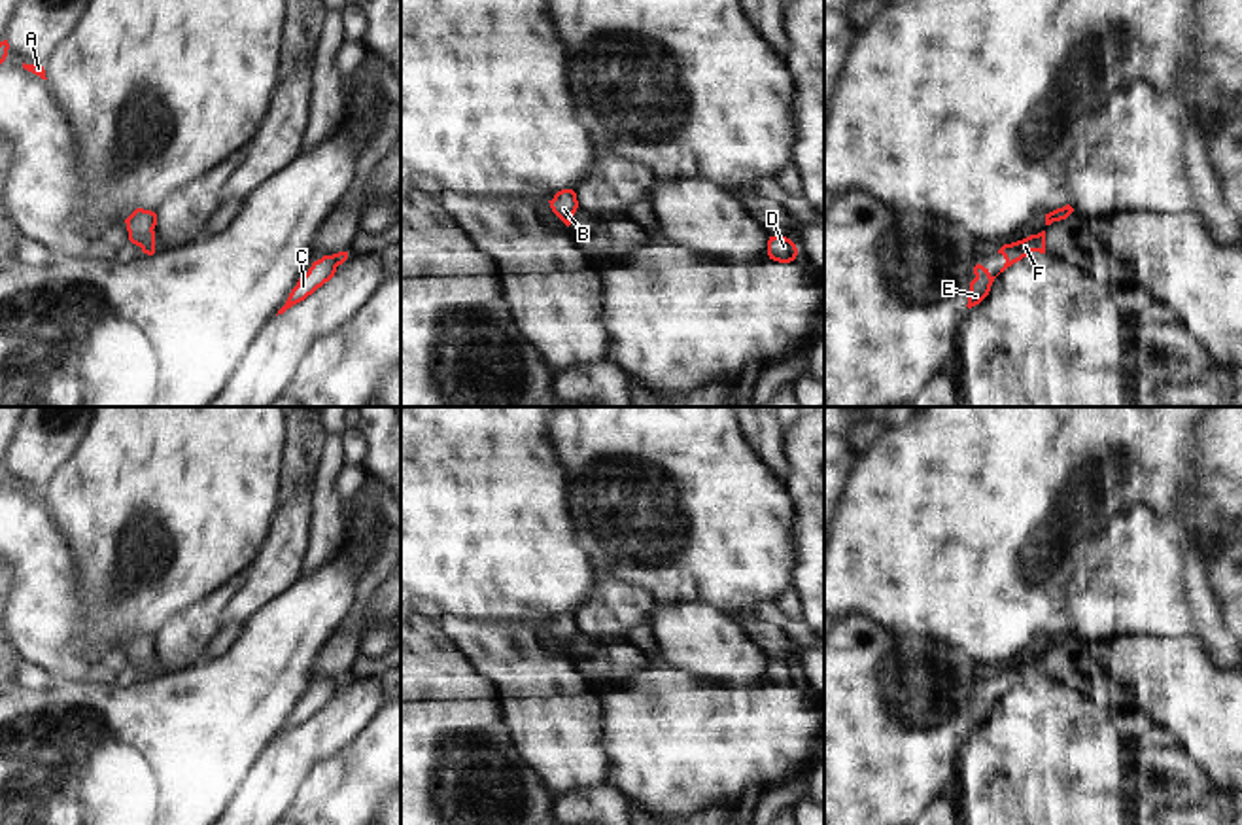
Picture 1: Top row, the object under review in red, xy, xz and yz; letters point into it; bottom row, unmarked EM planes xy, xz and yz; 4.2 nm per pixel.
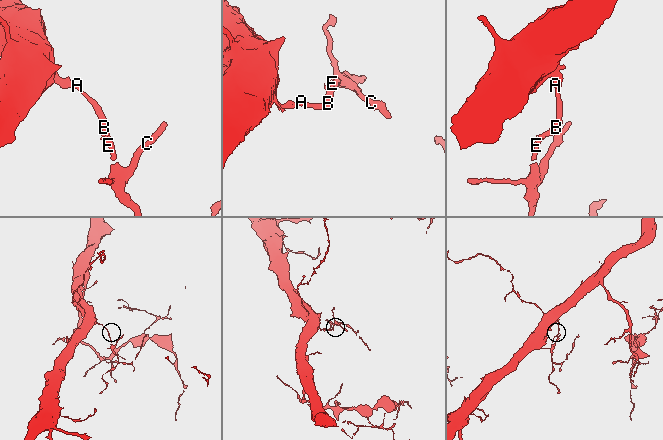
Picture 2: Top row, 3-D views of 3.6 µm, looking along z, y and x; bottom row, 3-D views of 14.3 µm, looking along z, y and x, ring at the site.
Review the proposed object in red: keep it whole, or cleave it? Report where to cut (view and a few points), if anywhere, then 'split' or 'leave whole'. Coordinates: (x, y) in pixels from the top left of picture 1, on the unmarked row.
cut none; leave whole

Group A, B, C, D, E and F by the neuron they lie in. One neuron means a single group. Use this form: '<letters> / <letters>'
A B C D E F

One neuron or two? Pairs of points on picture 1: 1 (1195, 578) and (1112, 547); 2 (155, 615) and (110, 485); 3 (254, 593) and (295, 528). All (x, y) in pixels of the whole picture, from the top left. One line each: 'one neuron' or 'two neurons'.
1: two neurons
2: one neuron
3: one neuron

